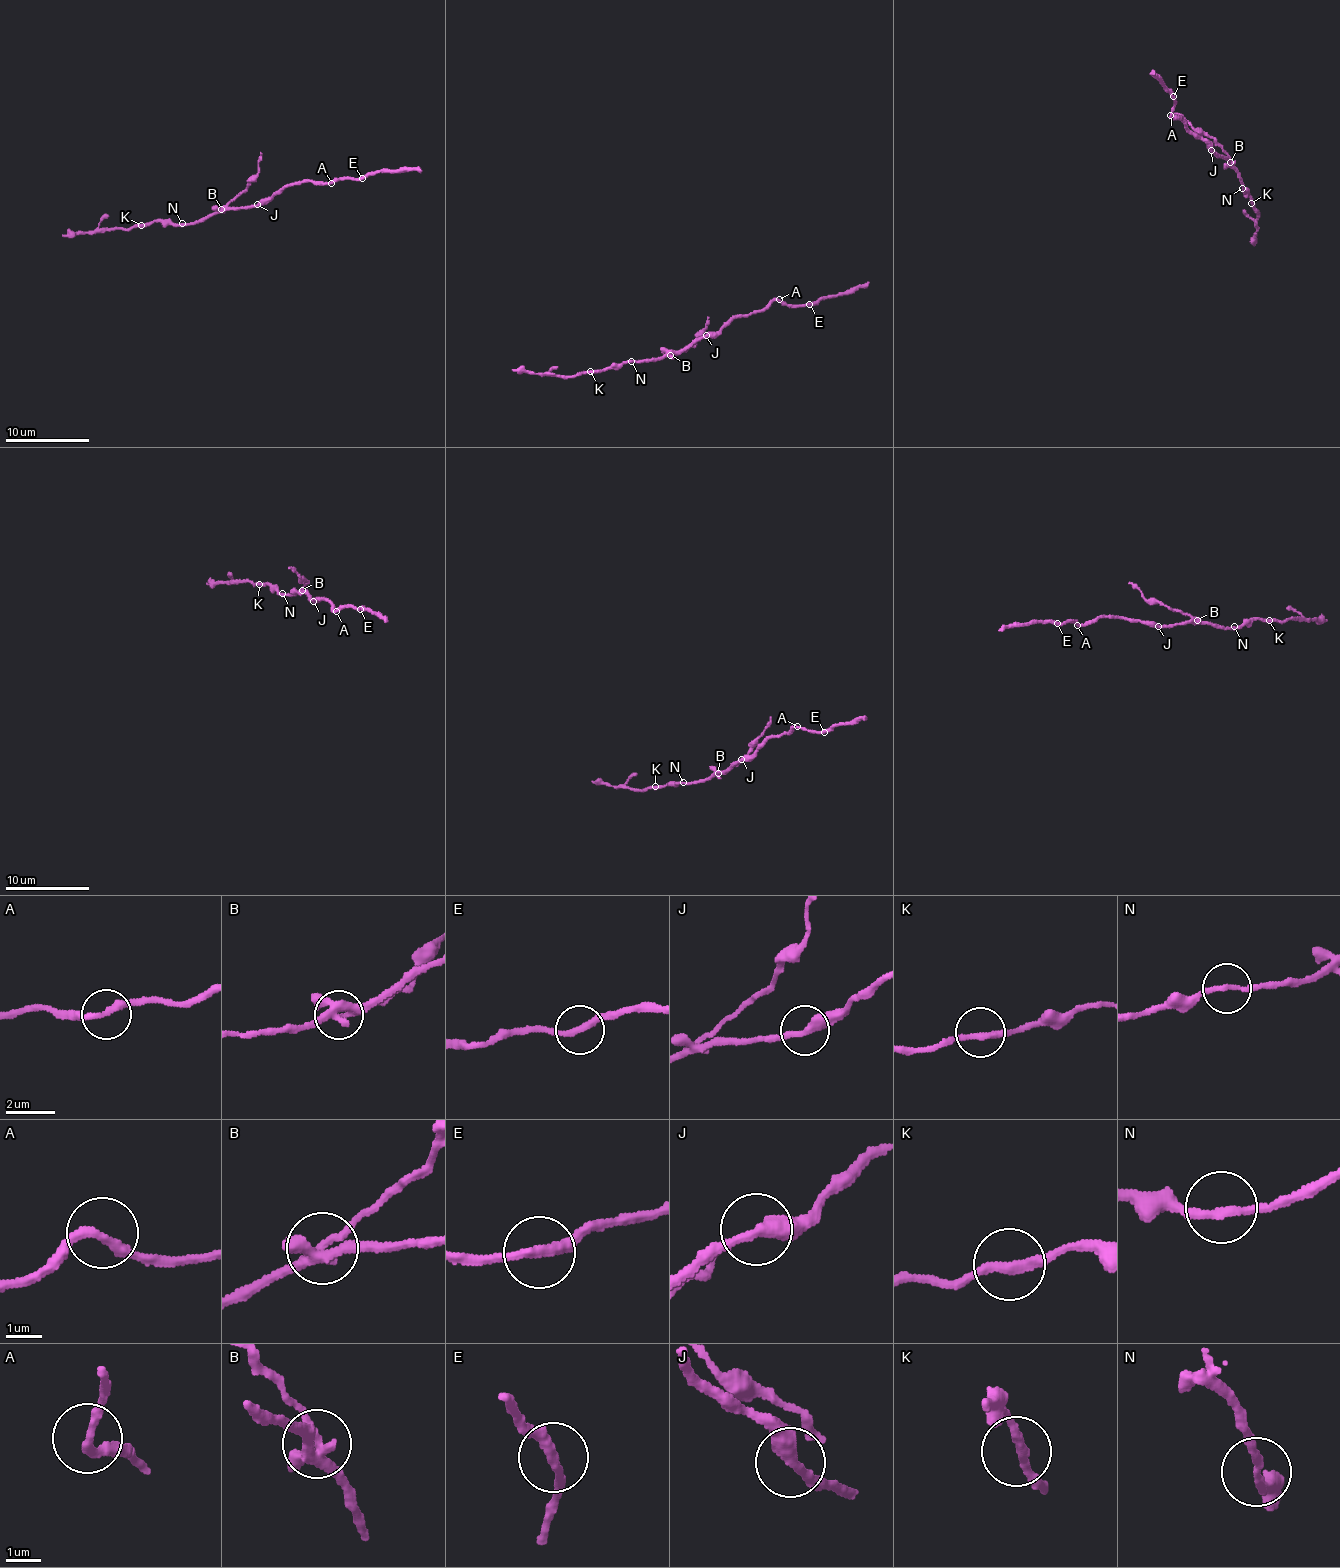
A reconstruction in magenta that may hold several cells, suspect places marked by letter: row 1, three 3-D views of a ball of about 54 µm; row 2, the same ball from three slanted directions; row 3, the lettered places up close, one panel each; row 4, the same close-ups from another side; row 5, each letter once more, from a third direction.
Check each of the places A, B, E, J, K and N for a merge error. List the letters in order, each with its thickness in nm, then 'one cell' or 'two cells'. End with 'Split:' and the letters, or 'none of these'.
A: 240 nm | one cell
B: 320 nm | two cells
E: 260 nm | two cells
J: 360 nm | one cell
K: 260 nm | one cell
N: 200 nm | one cell
Split: B, E

